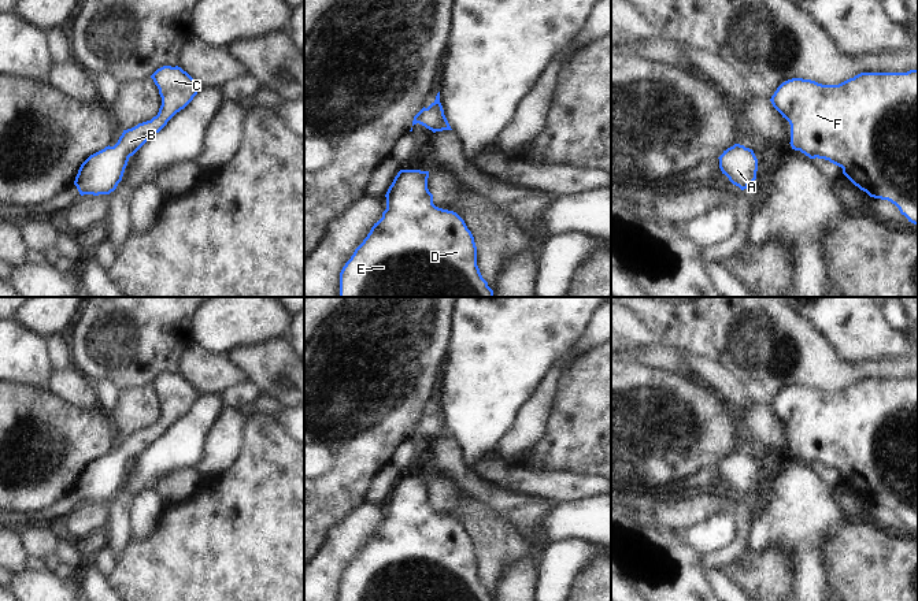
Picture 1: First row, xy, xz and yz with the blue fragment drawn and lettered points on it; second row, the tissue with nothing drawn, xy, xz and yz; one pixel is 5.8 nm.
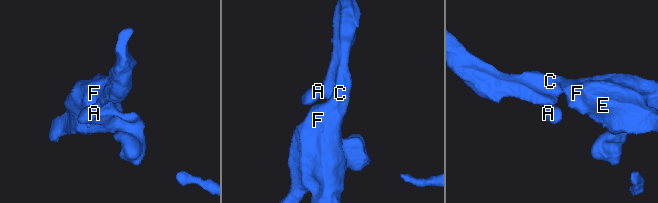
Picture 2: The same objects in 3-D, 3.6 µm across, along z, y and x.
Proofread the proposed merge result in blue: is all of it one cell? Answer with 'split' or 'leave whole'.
leave whole

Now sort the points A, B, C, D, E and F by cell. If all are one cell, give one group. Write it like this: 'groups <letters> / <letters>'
groups A B C D E F

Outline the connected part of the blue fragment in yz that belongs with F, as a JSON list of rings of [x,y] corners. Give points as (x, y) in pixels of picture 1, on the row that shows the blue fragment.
[[[918,70],[907,73],[860,73],[839,85],[822,85],[811,79],[792,78],[782,82],[770,99],[773,107],[791,125],[791,146],[810,159],[825,159],[843,168],[843,174],[870,197],[895,204],[908,222],[918,225]]]

